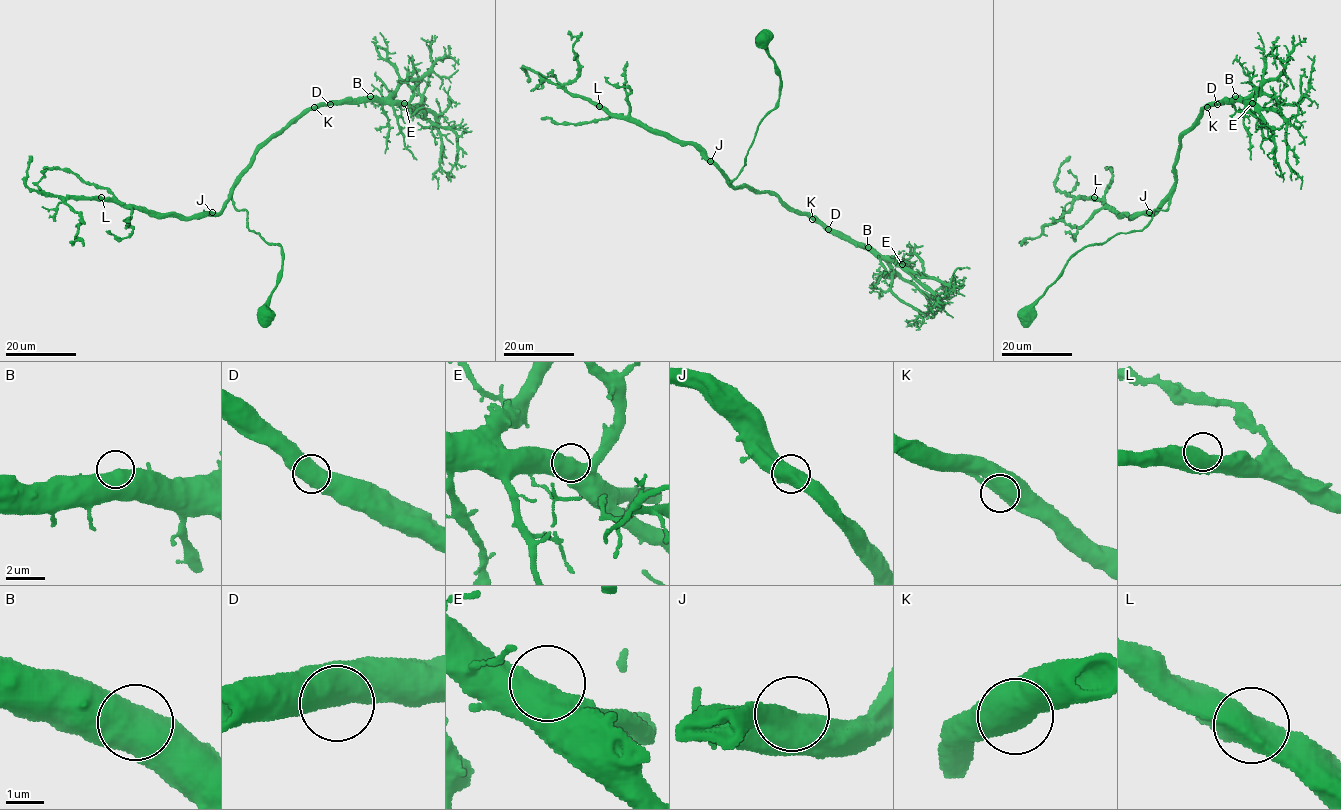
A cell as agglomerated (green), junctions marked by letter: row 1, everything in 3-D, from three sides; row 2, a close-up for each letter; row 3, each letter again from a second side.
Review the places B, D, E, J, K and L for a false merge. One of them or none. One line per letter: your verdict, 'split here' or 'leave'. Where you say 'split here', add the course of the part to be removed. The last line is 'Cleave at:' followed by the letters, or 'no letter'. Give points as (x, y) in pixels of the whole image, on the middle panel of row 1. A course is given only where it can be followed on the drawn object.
B: leave
D: leave
E: leave
J: leave
K: leave
L: leave
Cleave at: no letter

